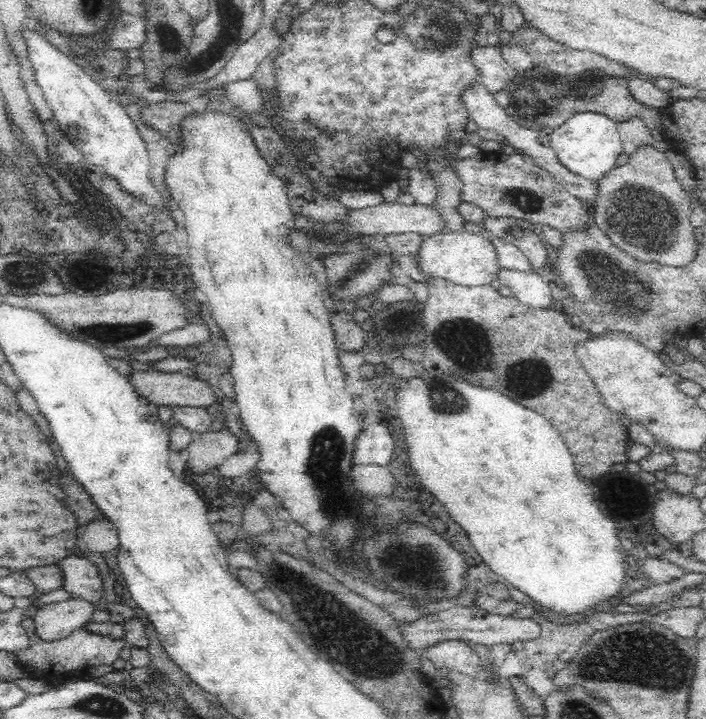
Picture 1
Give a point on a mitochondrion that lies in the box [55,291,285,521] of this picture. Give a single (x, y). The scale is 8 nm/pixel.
(136, 331)

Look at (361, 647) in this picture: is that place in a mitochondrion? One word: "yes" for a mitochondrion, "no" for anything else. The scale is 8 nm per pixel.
yes

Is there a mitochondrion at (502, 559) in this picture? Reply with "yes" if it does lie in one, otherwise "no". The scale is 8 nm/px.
no

